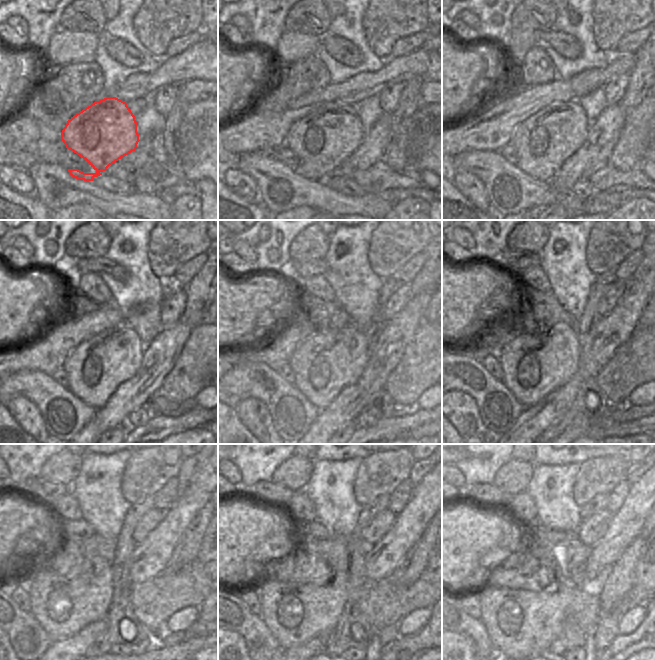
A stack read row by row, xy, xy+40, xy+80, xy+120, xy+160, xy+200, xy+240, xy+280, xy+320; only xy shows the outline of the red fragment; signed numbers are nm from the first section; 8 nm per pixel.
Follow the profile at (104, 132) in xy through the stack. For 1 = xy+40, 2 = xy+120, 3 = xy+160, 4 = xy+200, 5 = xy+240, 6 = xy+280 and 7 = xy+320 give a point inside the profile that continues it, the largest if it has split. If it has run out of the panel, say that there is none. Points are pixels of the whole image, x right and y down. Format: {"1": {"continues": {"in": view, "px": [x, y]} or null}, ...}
{"1": {"continues": {"in": "xy+40", "px": [323, 139]}}, "2": {"continues": {"in": "xy+120", "px": [98, 366]}}, "3": {"continues": {"in": "xy+160", "px": [325, 363]}}, "4": {"continues": {"in": "xy+200", "px": [535, 370]}}, "5": {"continues": {"in": "xy+240", "px": [63, 607]}}, "6": {"continues": {"in": "xy+280", "px": [294, 613]}}, "7": {"continues": {"in": "xy+320", "px": [521, 623]}}}

